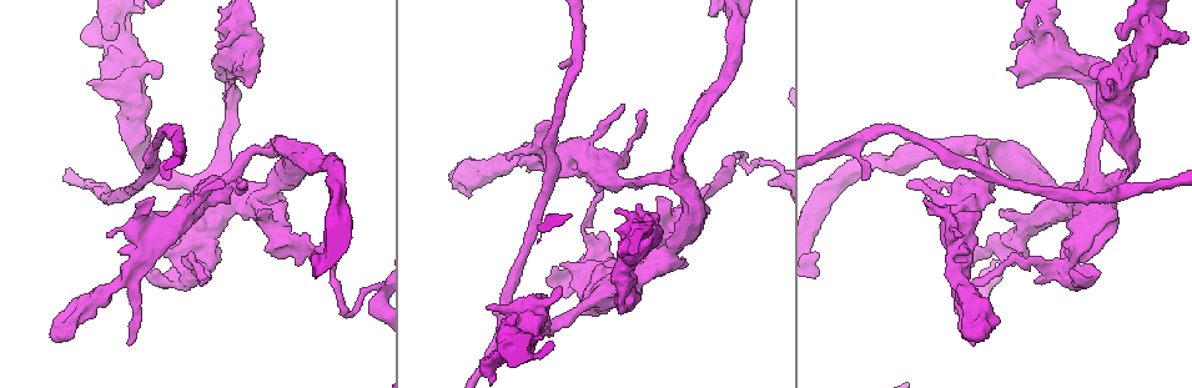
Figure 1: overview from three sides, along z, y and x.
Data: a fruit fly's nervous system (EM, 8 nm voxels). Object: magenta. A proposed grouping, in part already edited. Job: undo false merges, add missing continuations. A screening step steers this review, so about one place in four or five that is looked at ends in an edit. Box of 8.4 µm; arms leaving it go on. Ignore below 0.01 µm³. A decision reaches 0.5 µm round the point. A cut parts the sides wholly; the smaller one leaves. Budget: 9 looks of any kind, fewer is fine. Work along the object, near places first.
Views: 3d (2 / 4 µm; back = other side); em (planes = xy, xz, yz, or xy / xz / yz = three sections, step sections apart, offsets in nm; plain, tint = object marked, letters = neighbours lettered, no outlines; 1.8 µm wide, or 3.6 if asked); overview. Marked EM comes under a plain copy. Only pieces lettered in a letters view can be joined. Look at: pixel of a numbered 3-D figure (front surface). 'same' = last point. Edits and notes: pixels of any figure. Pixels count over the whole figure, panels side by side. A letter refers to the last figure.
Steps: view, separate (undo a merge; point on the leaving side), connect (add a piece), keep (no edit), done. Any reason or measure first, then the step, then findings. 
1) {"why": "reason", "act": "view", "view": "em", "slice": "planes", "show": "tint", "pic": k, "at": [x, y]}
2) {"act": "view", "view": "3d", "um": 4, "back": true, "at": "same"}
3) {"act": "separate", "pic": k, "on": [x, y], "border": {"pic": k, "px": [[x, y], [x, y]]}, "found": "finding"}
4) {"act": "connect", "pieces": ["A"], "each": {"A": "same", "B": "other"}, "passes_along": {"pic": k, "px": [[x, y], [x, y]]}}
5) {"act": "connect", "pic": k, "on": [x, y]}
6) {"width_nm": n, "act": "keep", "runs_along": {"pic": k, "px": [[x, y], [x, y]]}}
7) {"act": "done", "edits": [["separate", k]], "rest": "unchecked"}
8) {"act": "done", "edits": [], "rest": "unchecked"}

{"why": "branch stops here", "act": "view", "view": "3d", "um": 4, "pic": 1, "at": [571, 61]}

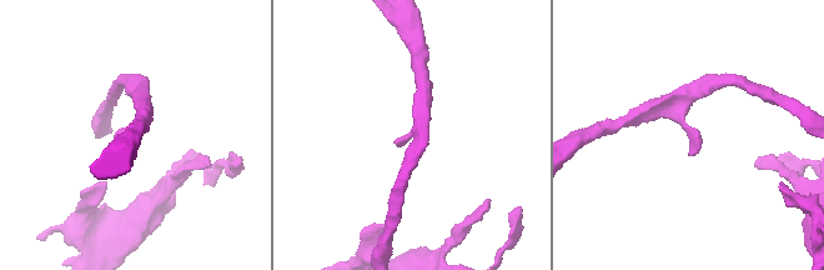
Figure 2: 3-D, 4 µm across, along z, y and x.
{"why": "shape alone is not enough", "act": "view", "view": "em", "slice": "planes", "show": "letters", "pic": 2, "at": [407, 135]}

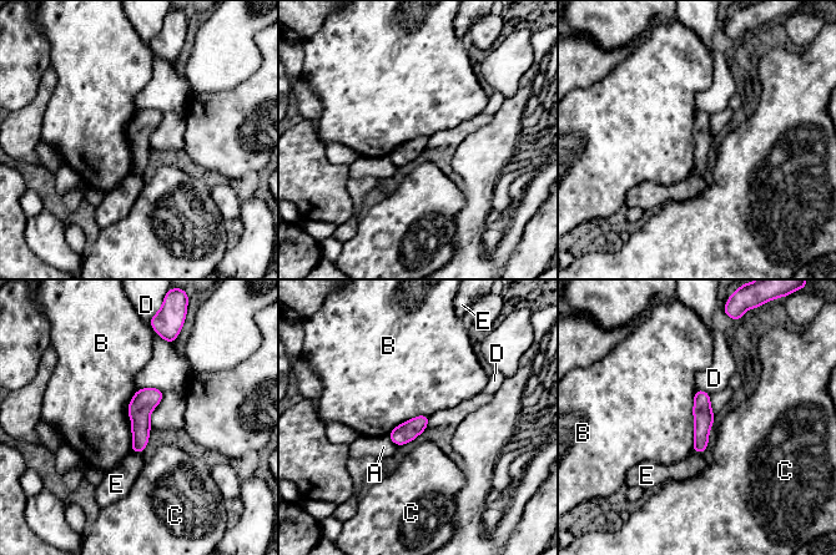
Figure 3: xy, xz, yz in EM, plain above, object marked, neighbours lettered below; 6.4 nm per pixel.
{"width_nm": 130, "act": "keep", "each": {"A": "other", "B": "other", "C": "other", "D": "other", "E": "other"}, "border": {"pic": 3, "px": [[696, 388], [691, 452]]}, "found": "no lettered piece goes on from it"}

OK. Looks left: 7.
{"why": "thick turns thin", "act": "view", "view": "em", "um": 3.6, "slice": "planes", "show": "letters", "pic": 1, "at": [259, 199]}

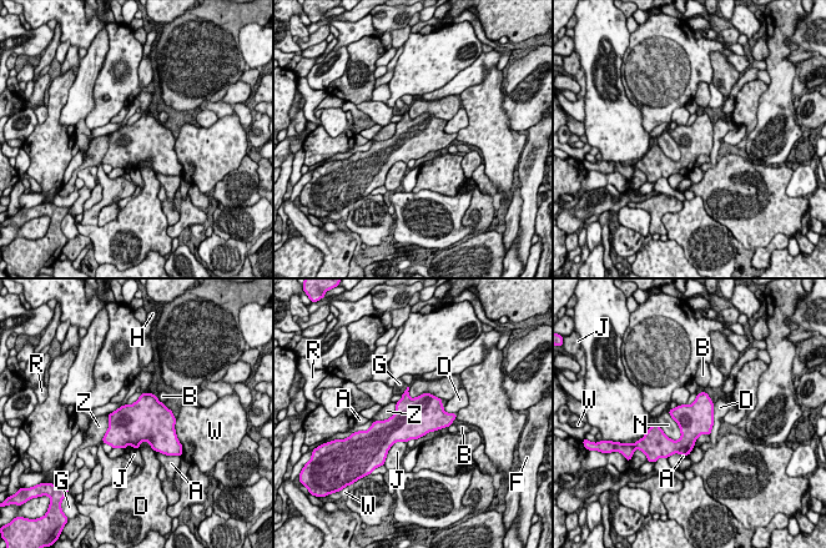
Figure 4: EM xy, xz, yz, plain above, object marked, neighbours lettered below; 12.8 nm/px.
{"longest_contact_nm": ["D", 420], "act": "keep", "each": {"A": "other", "B": "other", "D": "other", "F": "other", "G": "other", "H": "other", "J": "other", "N": "other", "R": "other", "W": "other", "Z": "other"}, "found": "one neuron here"}

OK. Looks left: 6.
{"act": "view", "view": "3d", "um": 4, "pic": 1, "at": [966, 250]}

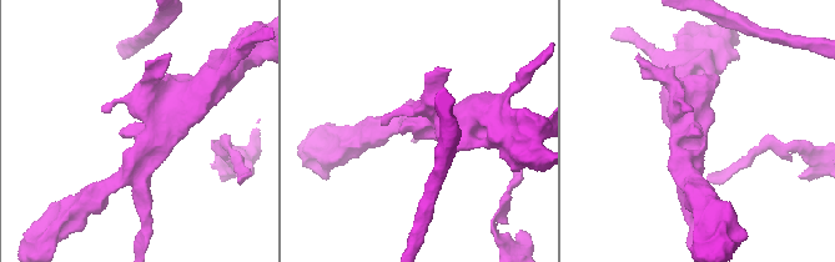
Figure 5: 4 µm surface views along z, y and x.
{"why": "now the EM", "act": "view", "view": "em", "slice": "planes", "show": "letters", "pic": 5, "at": [701, 134]}

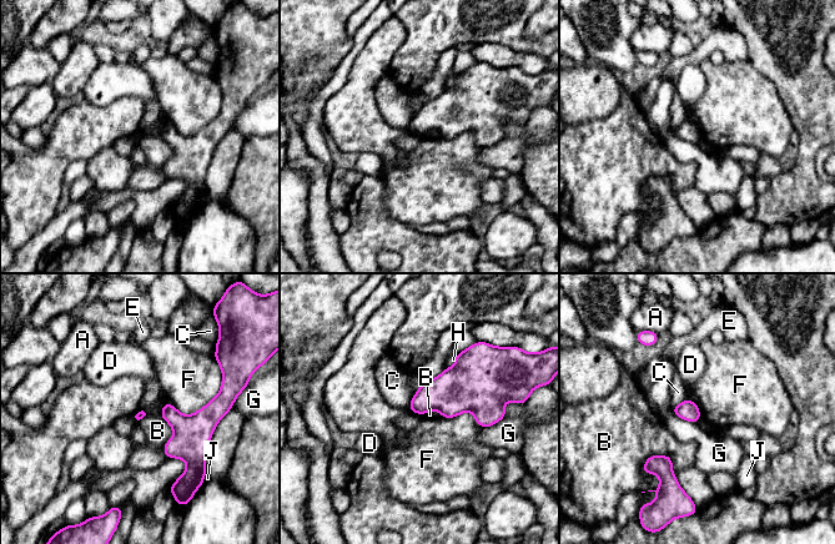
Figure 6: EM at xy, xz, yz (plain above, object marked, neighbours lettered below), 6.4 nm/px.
{"act": "keep", "each": {"A": "other", "B": "other", "C": "other", "D": "other", "E": "other", "F": "other", "G": "other", "H": "other", "J": "other"}, "border": {"pic": 6, "px": [[221, 382], [192, 413], [164, 404]]}, "found": "none of them fits"}

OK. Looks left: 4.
{"why": "an open end", "act": "view", "view": "3d", "um": 2, "pic": 1, "at": [51, 339]}

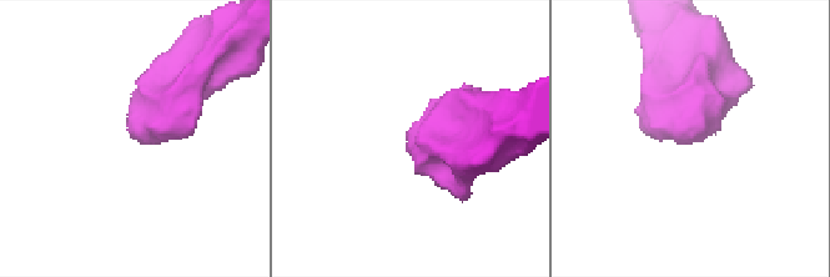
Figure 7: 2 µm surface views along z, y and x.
{"act": "view", "view": "em", "um": 3.6, "slice": "yz", "step": 8, "show": "letters", "pic": 7, "at": [675, 128]}

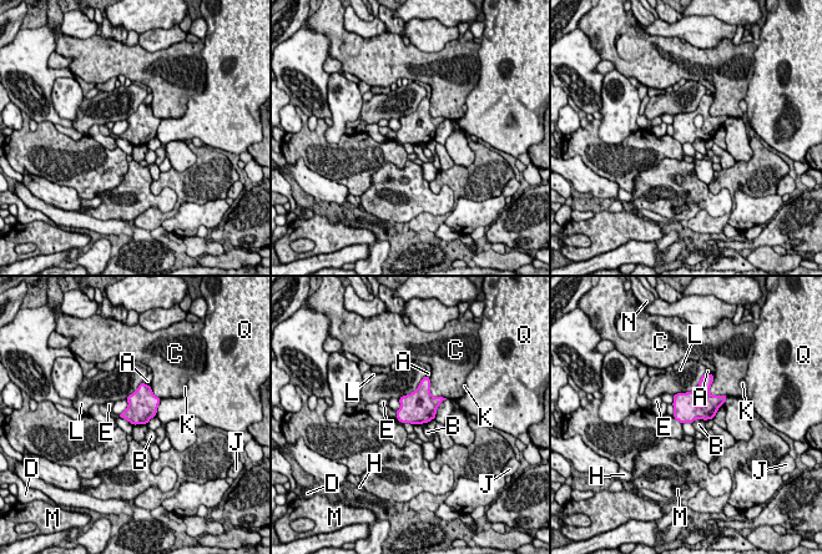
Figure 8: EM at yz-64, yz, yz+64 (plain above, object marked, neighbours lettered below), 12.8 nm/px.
{"longest_contact_nm": ["L", 480], "act": "keep", "each": {"A": "other", "B": "other", "C": "other", "D": "other", "E": "other", "H": "other", "J": "other", "K": "other", "L": "other", "M": "other", "N": "other", "Q": "other"}, "border": {"pic": 8, "px": [[704, 419], [696, 418], [692, 423]]}, "found": "none of them fits"}

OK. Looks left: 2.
{"act": "done", "edits": [], "rest": "unchecked"}

